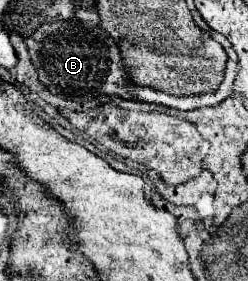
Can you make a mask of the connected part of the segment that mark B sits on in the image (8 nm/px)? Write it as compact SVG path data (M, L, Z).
M65 20L65 22L51 22L43 24L25 40L31 60L39 72L41 84L47 86L51 94L65 96L75 102L93 100L99 96L121 96L125 100L135 102L149 102L157 106L167 106L175 110L195 110L203 106L211 106L223 100L223 94L201 94L201 96L185 96L177 98L171 94L155 92L153 88L141 88L129 82L125 68L119 58L119 48L111 44L111 38L105 36L105 32L99 26L93 26L89 22L79 20Z

